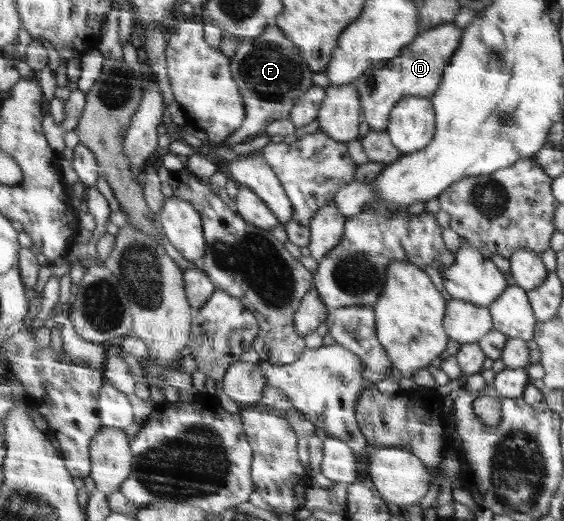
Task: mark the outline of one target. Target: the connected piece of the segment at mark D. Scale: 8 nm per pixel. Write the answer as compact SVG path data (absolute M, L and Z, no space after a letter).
M454 22L444 23L421 32L410 44L402 48L400 56L396 59L371 67L360 79L352 83L358 94L361 120L368 124L370 130L385 131L388 118L391 118L390 110L393 110L402 100L410 96L432 98L439 91L444 70L458 48L460 36L462 30L458 30Z

